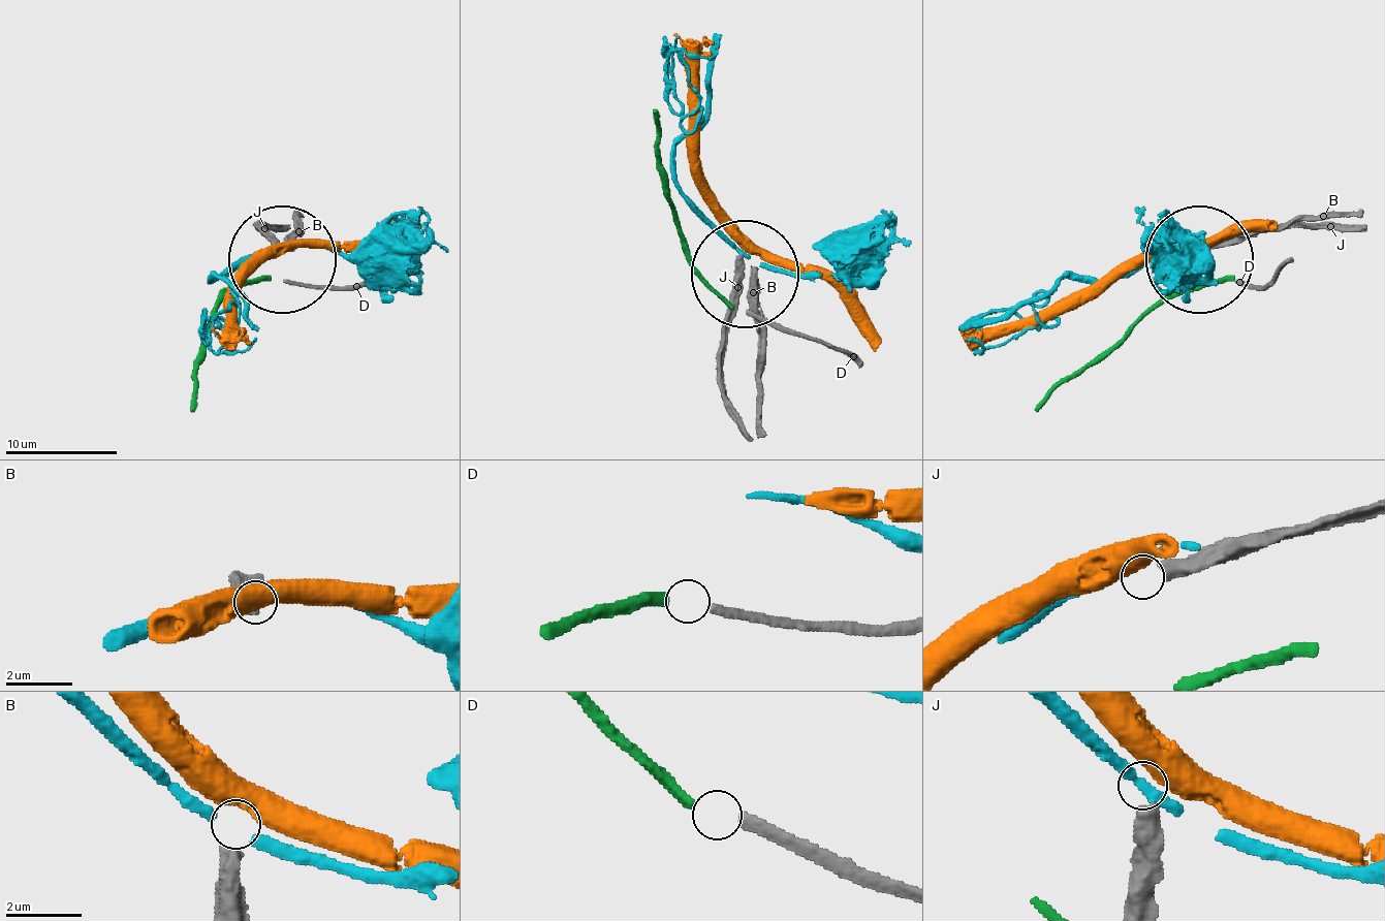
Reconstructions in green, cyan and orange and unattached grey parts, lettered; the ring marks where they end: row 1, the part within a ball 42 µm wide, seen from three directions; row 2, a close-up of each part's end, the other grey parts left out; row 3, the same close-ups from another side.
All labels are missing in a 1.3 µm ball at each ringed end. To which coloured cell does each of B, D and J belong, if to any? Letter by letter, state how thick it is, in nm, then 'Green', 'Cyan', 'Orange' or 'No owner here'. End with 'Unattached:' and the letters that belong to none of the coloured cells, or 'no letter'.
B: Thickness 440 nm. No owner here
D: Thickness 320 nm. Green
J: Thickness 480 nm. No owner here
Unattached: B, J

